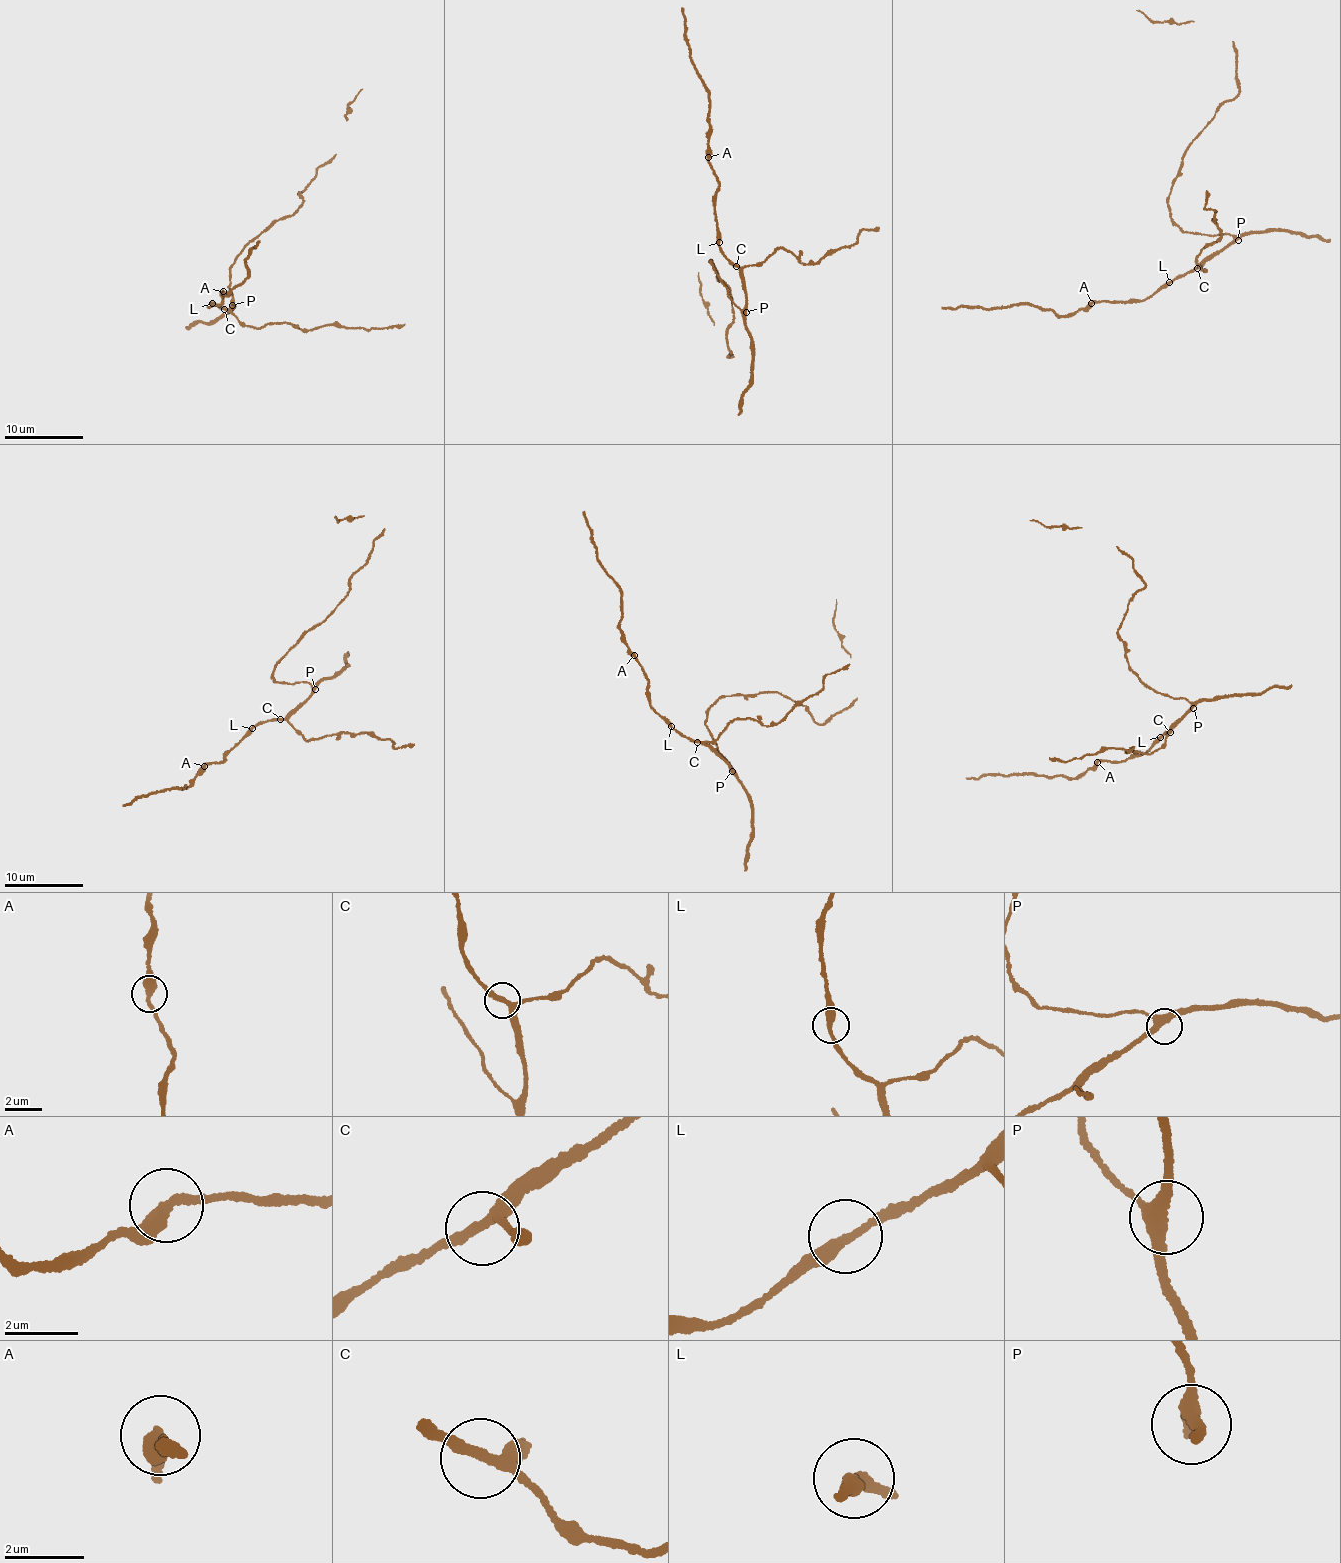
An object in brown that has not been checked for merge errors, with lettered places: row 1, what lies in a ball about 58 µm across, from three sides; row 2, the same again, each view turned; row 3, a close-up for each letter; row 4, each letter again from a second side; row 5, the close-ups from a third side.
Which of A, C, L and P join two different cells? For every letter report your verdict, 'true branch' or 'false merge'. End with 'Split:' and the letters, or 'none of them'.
A: true branch
C: true branch
L: true branch
P: true branch
Split: none of them

